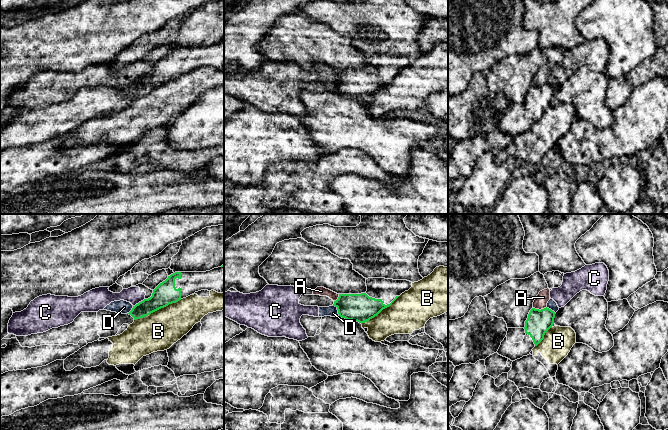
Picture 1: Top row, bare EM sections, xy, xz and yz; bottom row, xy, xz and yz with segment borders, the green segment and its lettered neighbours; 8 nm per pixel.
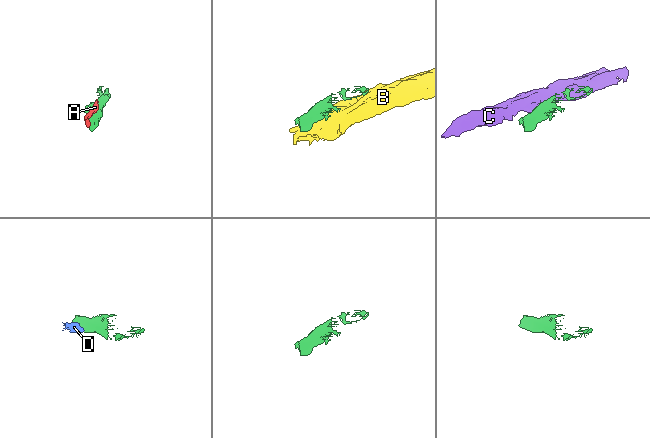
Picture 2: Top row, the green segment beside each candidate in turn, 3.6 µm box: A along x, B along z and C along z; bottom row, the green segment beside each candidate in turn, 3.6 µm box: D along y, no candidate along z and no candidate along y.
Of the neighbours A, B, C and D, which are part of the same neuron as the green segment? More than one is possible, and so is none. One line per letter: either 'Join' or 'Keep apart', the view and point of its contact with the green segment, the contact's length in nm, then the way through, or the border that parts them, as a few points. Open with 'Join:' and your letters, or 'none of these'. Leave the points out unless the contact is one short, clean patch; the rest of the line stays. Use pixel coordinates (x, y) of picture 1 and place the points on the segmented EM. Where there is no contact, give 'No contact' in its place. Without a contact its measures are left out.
Join: none of these
A: Keep apart. Touches green at yz (538, 309). Shared border 110 nm. Boundary: yz (546, 306), (540, 309), (533, 308)
B: Keep apart. Touches green at xy (157, 309). Shared border 420 nm
C: Keep apart. Touches green at xy (139, 302). Shared border 120 nm. Boundary: xy (144, 298), (133, 306)
D: Keep apart. Touches green at xz (338, 311). Shared border 110 nm. Boundary: xz (333, 305), (340, 316)

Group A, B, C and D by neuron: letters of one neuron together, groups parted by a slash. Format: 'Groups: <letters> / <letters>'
Groups: A C D / B

